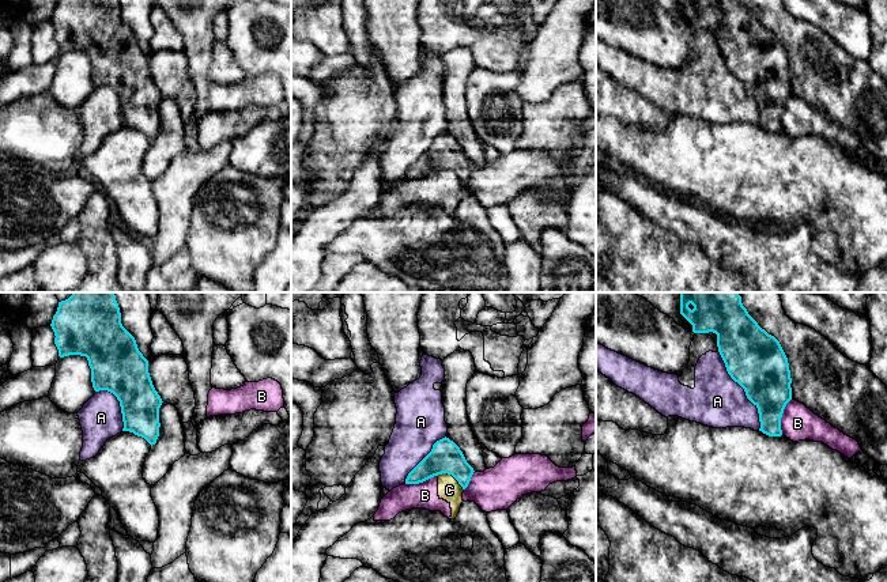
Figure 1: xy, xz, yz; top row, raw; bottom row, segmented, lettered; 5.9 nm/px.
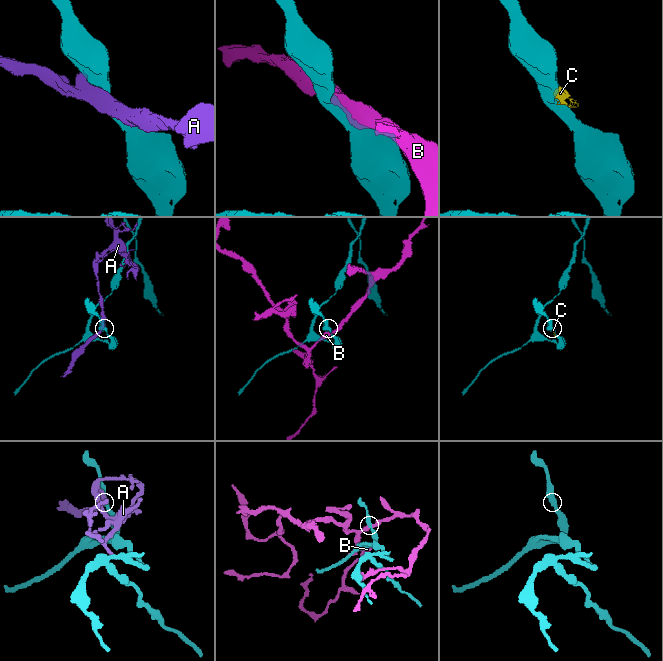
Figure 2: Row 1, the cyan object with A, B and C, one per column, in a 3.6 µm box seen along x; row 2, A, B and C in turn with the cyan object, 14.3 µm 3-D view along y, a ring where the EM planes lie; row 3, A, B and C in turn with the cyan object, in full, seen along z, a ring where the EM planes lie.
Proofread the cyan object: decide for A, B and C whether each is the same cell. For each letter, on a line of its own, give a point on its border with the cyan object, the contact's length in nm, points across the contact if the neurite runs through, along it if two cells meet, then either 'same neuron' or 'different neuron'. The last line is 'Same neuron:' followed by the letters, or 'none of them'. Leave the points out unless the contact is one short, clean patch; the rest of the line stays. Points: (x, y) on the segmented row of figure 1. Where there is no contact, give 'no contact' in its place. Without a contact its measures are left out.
A: meets cyan in yz at (744, 390); contact 550 nm long; different neuron
B: meets cyan in yz at (781, 416); contact 220 nm long; different neuron
C: meets cyan in xz at (452, 475); contact 180 nm long; border along xz (437, 475), (450, 475), (463, 490); different neuron
Same neuron: none of them

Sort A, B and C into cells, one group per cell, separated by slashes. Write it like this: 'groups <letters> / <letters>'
groups A / B C

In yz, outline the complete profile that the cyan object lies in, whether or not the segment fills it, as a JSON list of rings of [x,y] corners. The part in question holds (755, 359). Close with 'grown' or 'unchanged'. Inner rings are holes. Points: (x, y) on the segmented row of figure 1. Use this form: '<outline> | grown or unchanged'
[[[679,292],[680,314],[692,325],[694,333],[717,335],[718,352],[731,378],[758,408],[760,428],[769,436],[781,436],[781,417],[792,400],[792,378],[788,358],[780,341],[762,329],[748,314],[739,292]]] | unchanged

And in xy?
[[[72,292],[68,299],[58,302],[50,326],[56,336],[54,344],[58,349],[58,356],[86,356],[91,369],[94,390],[107,390],[117,397],[124,422],[122,431],[133,432],[144,438],[151,446],[155,445],[161,427],[159,408],[163,401],[152,385],[148,360],[139,351],[135,337],[121,324],[121,313],[114,292]]] | unchanged

